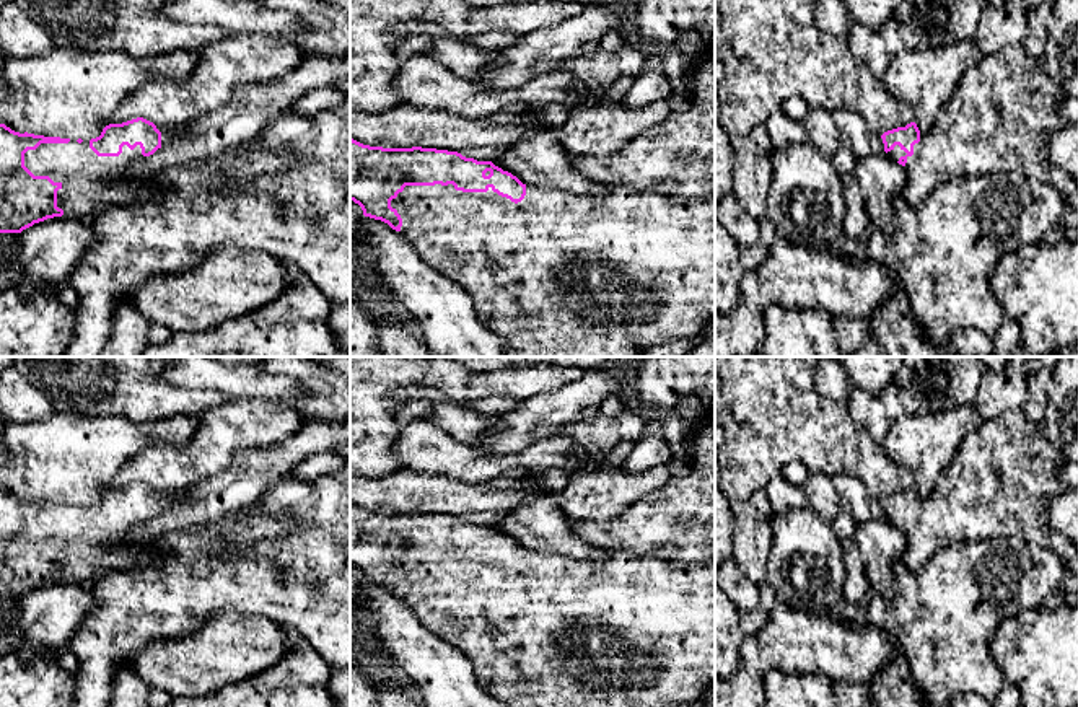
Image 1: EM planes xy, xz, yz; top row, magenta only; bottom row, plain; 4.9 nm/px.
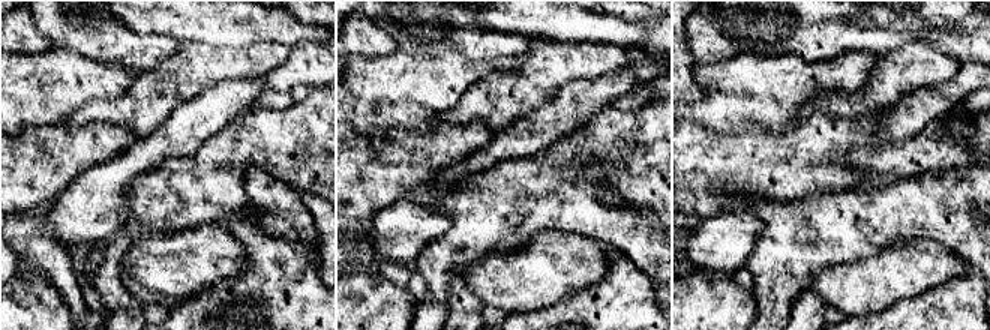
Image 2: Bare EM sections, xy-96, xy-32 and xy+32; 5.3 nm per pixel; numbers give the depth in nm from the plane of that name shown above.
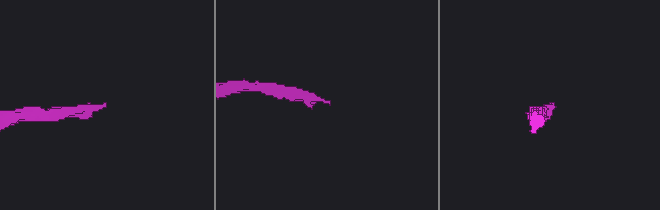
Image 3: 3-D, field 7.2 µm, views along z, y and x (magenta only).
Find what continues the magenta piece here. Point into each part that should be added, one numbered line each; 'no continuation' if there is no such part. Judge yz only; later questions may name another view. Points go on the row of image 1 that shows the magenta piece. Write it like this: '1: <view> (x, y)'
1: yz (997, 121)

